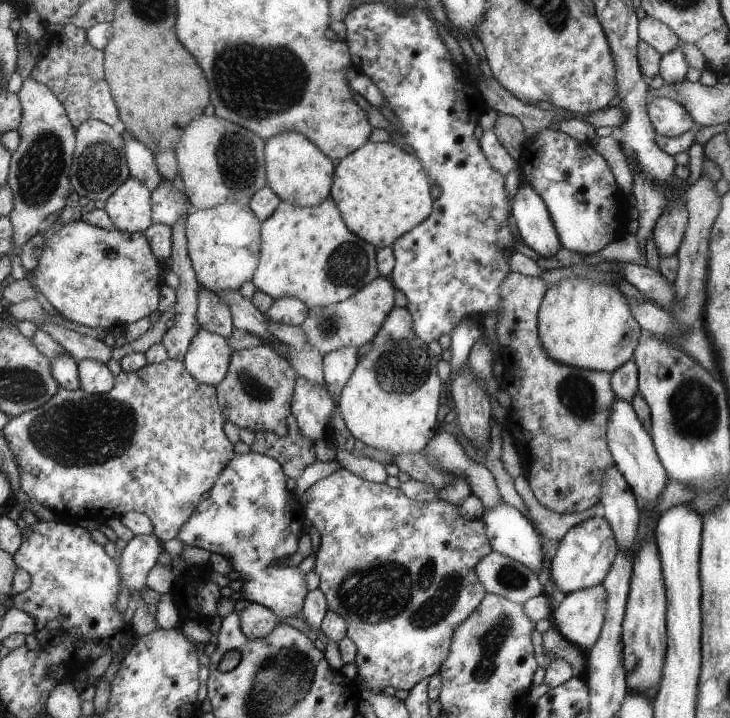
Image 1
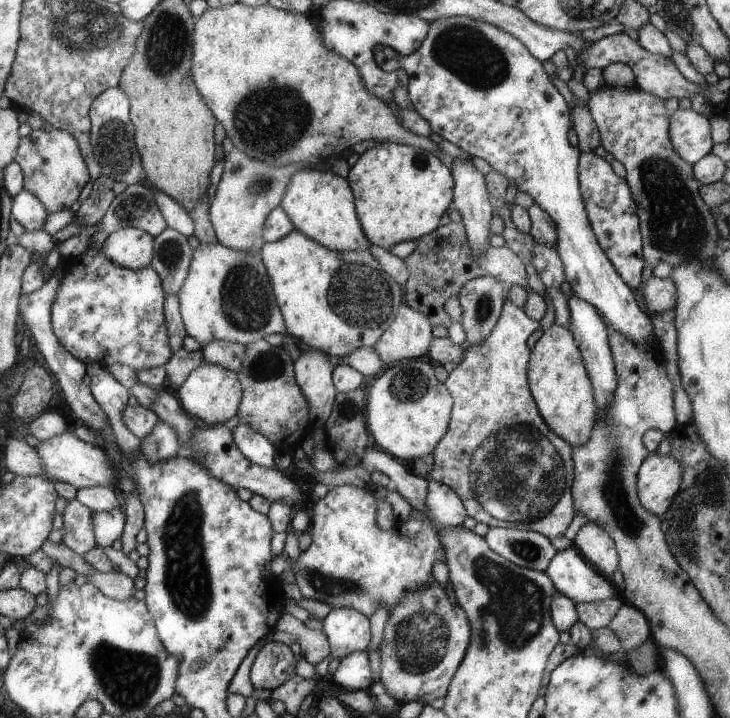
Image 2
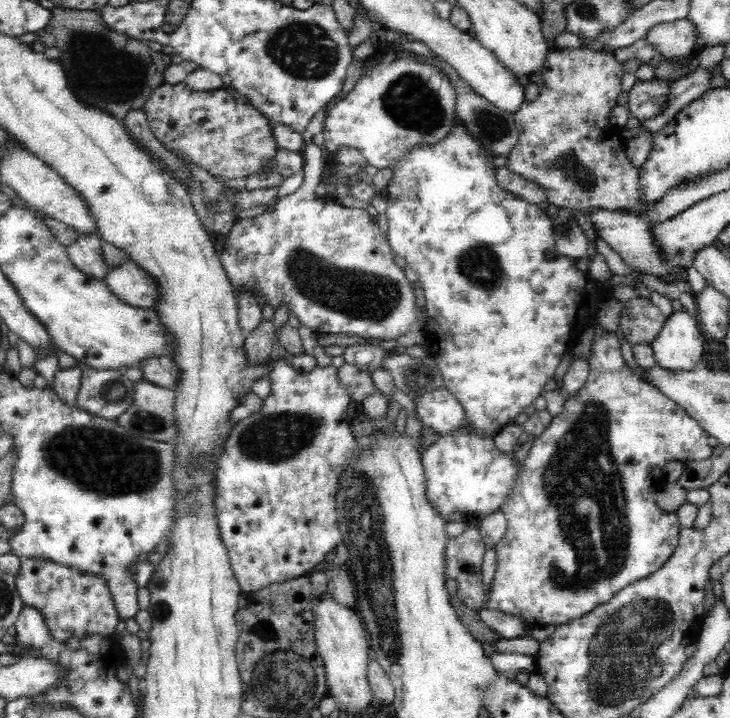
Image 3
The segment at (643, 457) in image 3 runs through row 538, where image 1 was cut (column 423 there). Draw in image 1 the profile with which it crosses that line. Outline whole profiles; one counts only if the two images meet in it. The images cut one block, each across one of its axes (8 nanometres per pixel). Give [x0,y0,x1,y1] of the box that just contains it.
[298,468,492,693]

